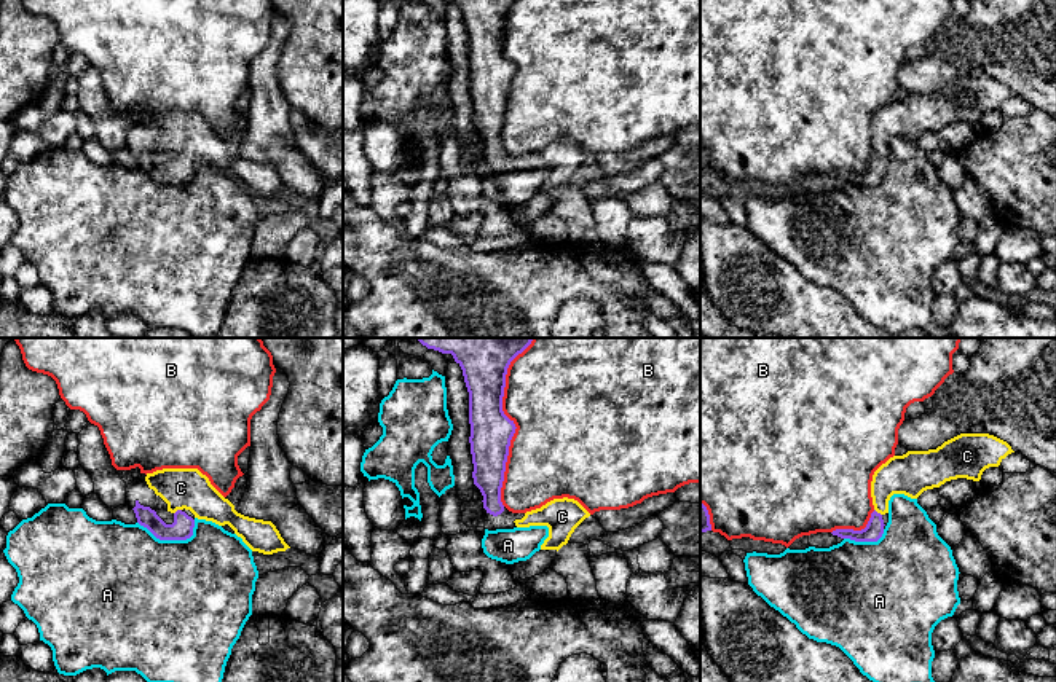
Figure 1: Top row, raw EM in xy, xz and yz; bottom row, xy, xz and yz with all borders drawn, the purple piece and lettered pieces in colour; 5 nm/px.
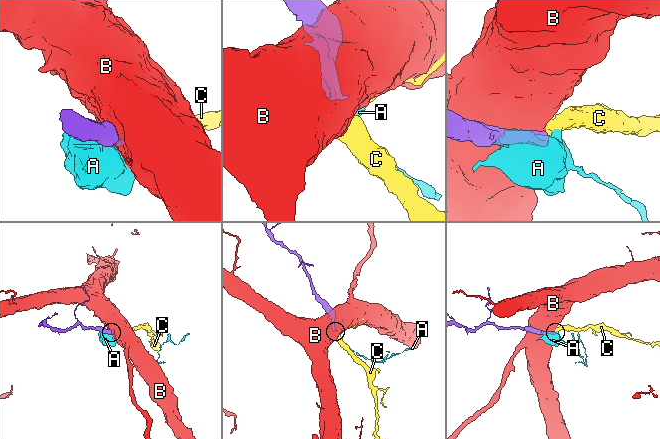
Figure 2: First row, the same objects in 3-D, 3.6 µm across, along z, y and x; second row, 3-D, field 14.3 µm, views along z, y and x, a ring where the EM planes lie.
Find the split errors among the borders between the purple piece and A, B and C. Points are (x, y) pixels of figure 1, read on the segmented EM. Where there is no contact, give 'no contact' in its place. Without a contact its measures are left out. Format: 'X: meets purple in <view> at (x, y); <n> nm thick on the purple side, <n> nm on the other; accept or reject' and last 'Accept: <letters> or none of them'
A: meets purple in xy at (169, 539); 110 nm thick on the purple side, 500 nm on the other; reject
B: meets purple in xz at (512, 423); 220 nm thick on the purple side, 480 nm on the other; reject
C: meets purple in xy at (177, 510); 110 nm thick on the purple side, 200 nm on the other; accept
Accept: C

